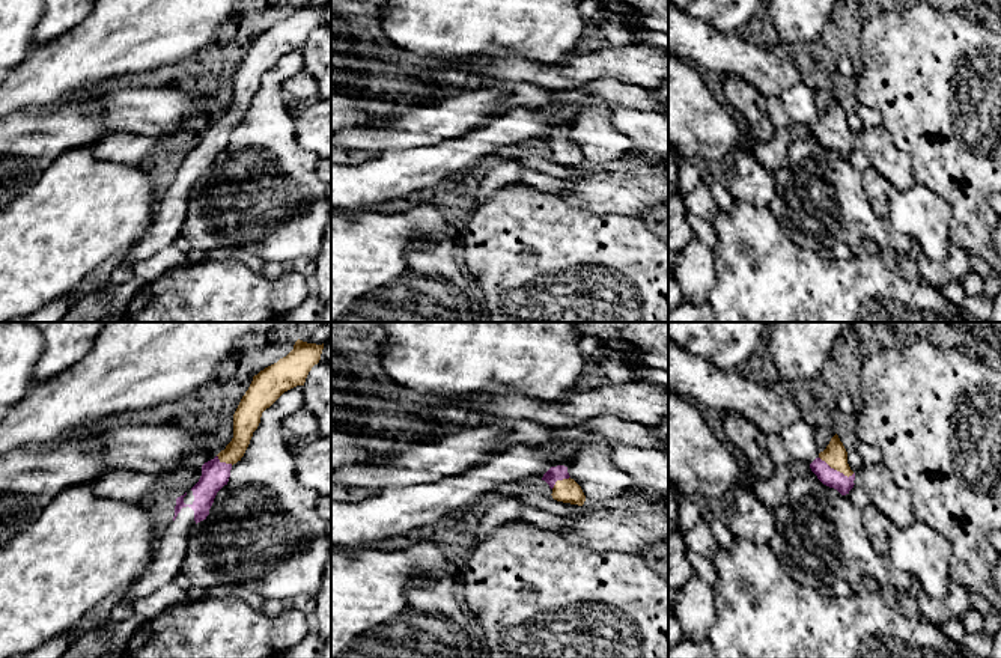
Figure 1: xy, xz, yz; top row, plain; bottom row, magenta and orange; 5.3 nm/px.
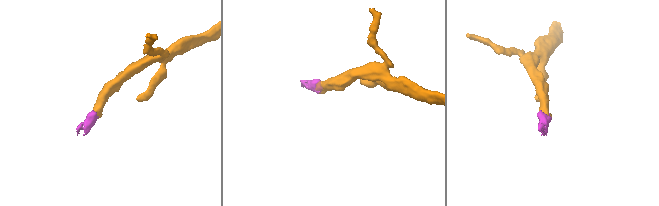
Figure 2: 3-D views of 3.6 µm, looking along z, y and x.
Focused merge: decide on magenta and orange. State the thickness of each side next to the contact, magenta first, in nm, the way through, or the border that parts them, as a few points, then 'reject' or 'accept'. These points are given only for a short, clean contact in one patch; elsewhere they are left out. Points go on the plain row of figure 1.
calibres 100 and 120 nm; way yz (828, 139), (836, 133), (834, 118); accept

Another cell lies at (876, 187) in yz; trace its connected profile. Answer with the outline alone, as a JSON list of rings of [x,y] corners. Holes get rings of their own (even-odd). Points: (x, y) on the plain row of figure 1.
[[[869,167],[863,173],[863,188],[872,203],[873,211],[881,217],[888,217],[887,194],[893,185],[875,169]]]

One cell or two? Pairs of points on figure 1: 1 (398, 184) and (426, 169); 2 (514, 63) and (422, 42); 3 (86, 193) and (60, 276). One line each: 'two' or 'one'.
1: one
2: two
3: one

